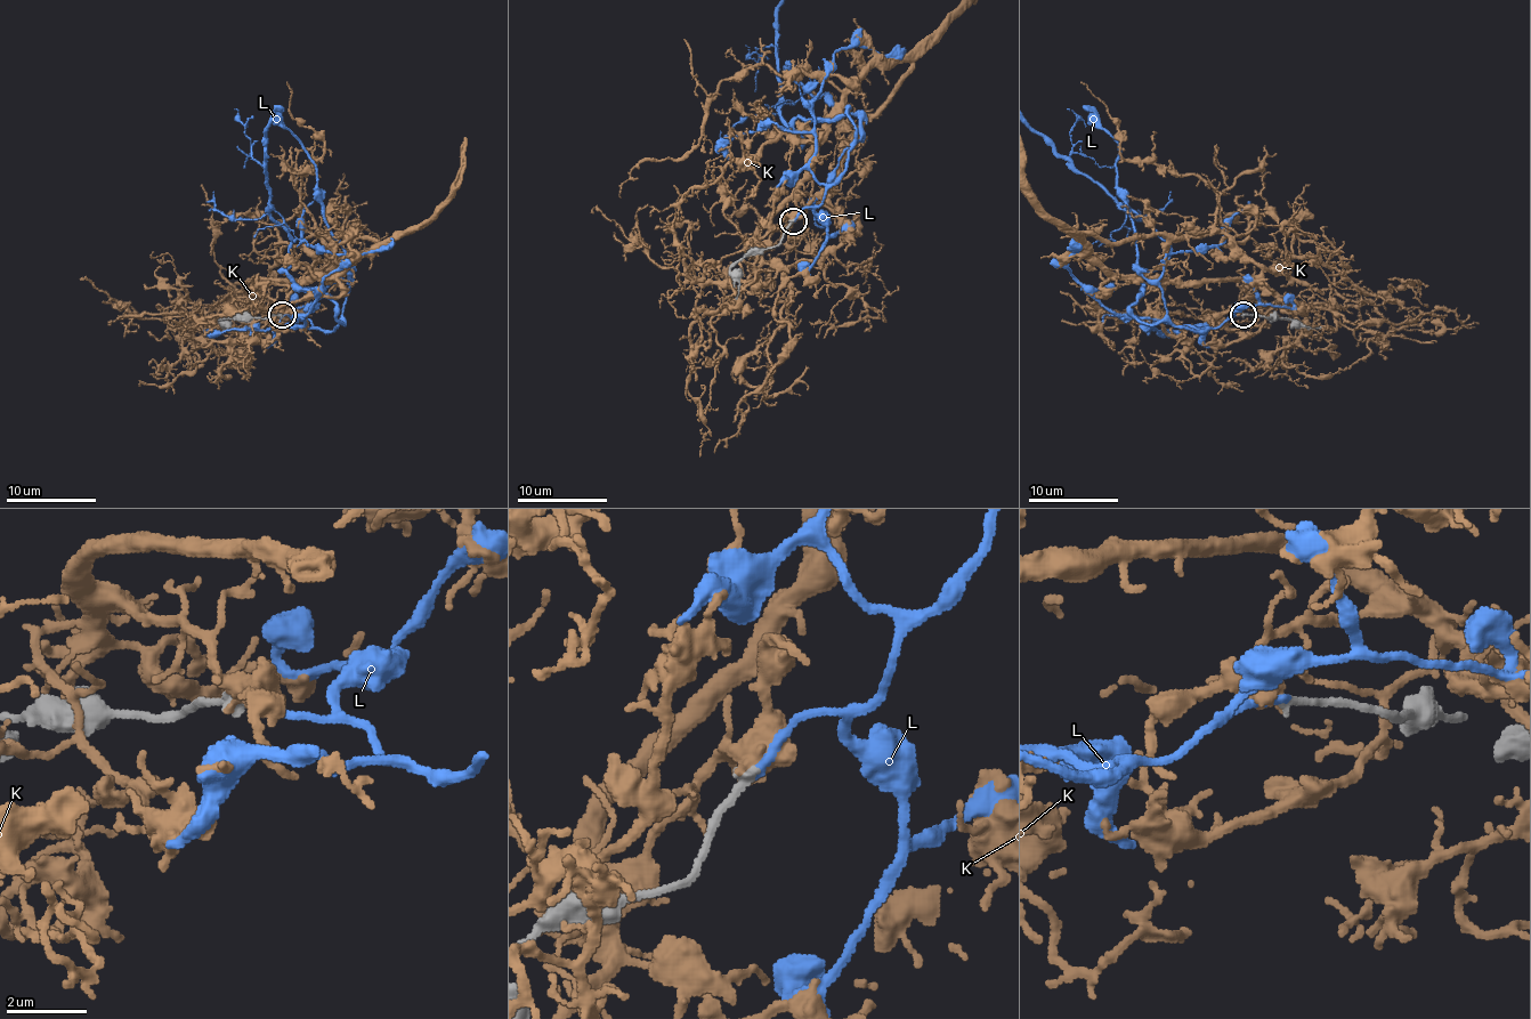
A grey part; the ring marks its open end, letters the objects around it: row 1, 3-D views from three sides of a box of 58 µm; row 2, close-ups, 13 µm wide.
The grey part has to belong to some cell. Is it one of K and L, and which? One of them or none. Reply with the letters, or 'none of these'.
L

